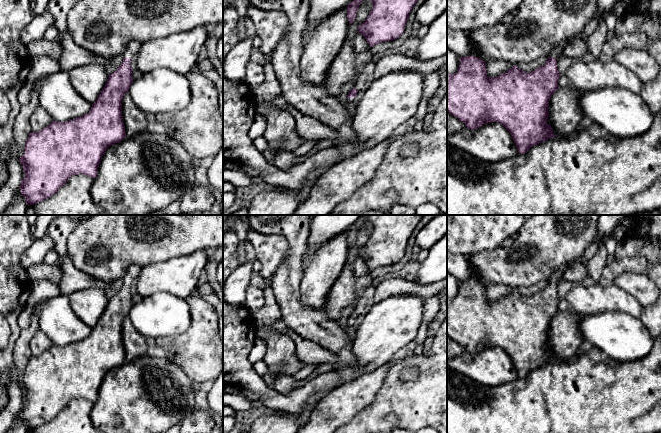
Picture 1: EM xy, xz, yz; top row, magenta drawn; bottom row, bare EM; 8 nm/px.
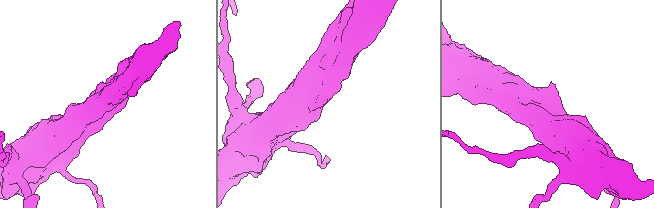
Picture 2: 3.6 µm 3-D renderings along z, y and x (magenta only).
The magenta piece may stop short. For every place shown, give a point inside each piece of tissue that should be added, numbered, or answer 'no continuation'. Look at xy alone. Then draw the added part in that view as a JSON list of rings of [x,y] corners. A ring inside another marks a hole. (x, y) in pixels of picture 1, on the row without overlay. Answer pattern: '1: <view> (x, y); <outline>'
1: xy (133, 271); [[[131,265],[125,276],[123,277],[123,282],[130,282],[130,283],[133,283],[139,276],[141,272],[141,267],[139,265]]]

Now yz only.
1: yz (606, 223); [[[598,215],[598,236],[585,250],[584,254],[572,264],[585,264],[598,251],[601,238],[608,235],[614,229],[622,216],[624,215]],[[572,264],[561,266],[549,280],[558,283],[562,279],[563,272]]]

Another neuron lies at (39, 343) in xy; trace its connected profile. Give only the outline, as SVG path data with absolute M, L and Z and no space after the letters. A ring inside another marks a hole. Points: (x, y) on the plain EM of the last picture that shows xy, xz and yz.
M40 329L33 335L30 340L30 349L32 356L38 356L48 350L53 342Z

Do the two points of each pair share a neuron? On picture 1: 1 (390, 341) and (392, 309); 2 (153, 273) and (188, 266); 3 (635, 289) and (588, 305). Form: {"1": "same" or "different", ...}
{"1": "same", "2": "same", "3": "different"}

